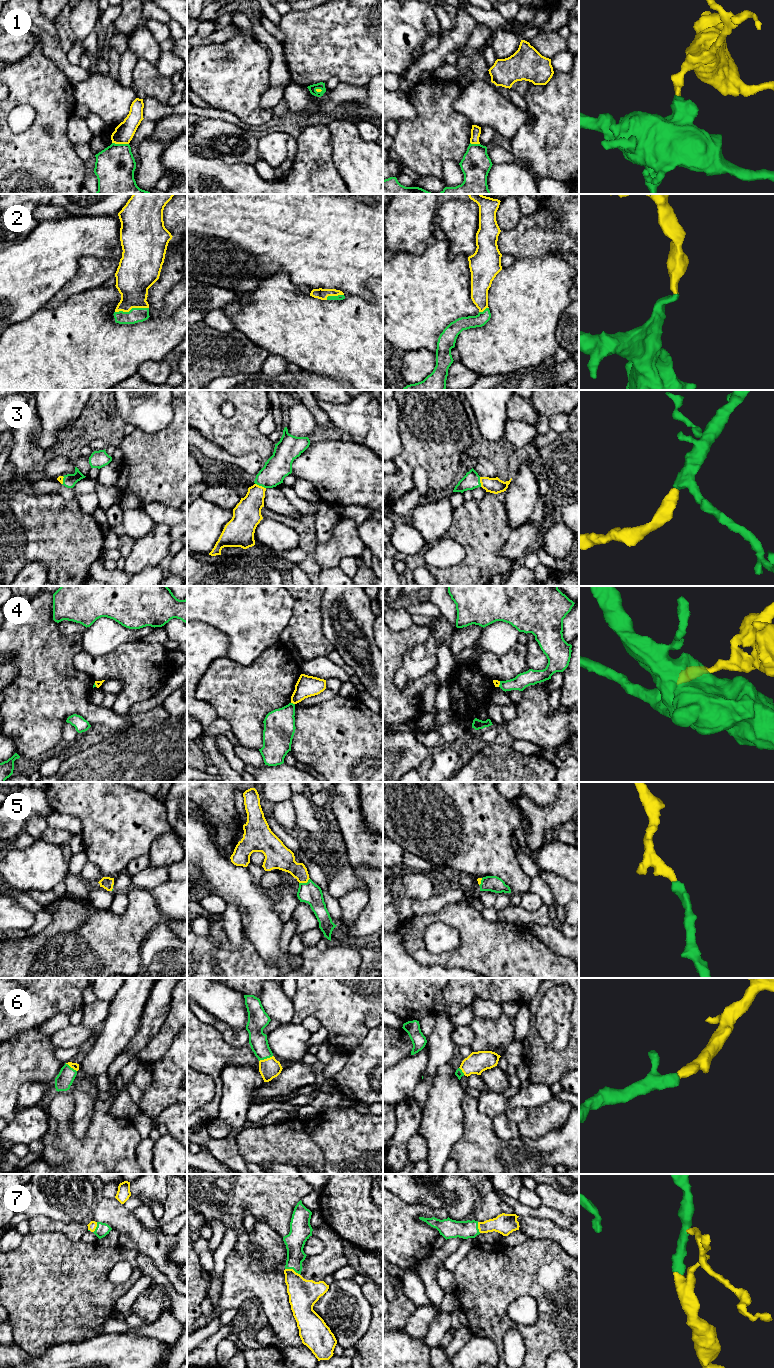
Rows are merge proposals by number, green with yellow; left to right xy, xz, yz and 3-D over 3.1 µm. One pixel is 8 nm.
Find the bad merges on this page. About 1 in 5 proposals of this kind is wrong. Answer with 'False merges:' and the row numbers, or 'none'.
False merges: 1, 4

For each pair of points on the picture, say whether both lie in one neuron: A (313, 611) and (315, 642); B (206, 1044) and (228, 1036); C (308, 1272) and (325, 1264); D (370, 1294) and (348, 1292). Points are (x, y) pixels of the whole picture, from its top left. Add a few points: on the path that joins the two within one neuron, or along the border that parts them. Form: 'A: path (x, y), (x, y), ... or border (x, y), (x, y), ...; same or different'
A: path (313, 619), (313, 634); same
B: border (212, 1025), (229, 1044), (245, 1046); different
C: path (312, 1270), (321, 1265); same
D: border (360, 1286), (363, 1295), (371, 1306), (372, 1315); different

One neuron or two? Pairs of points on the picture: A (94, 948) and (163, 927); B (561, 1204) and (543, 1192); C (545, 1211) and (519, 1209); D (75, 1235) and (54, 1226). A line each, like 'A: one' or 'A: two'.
A: two
B: one
C: one
D: one

